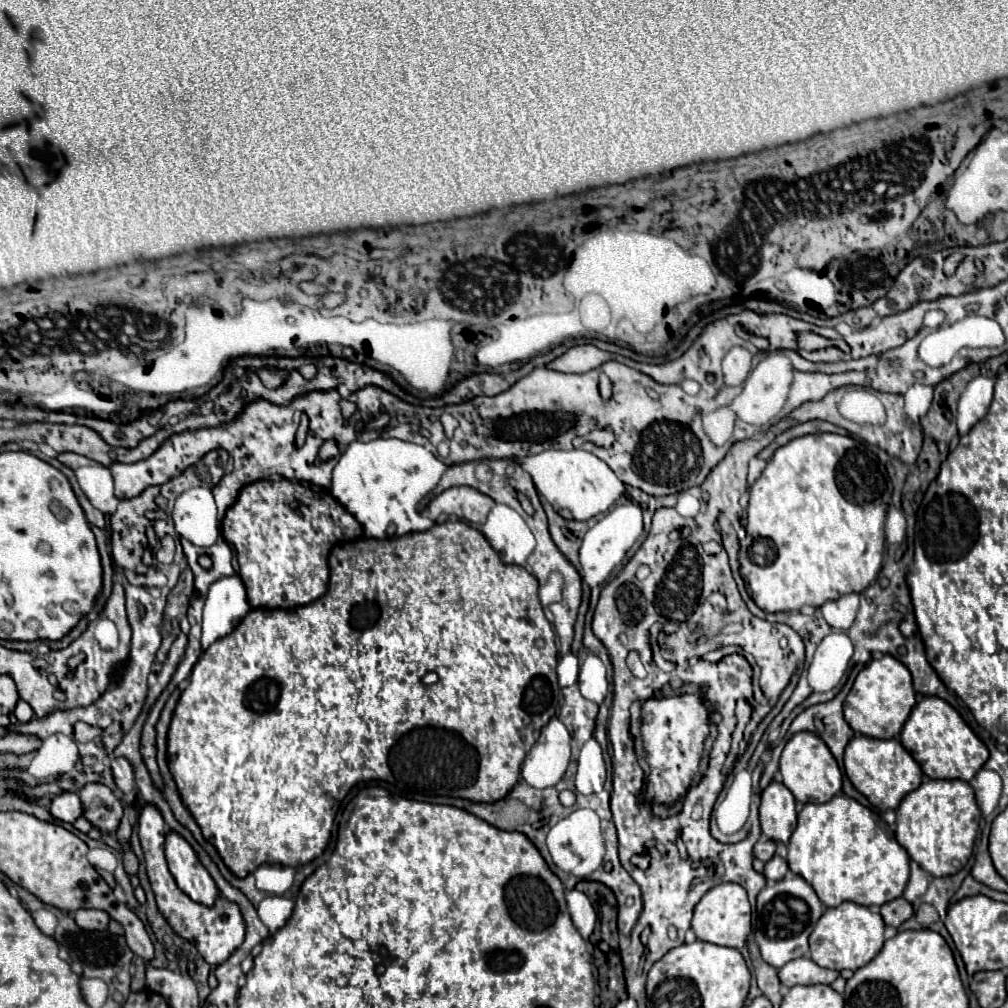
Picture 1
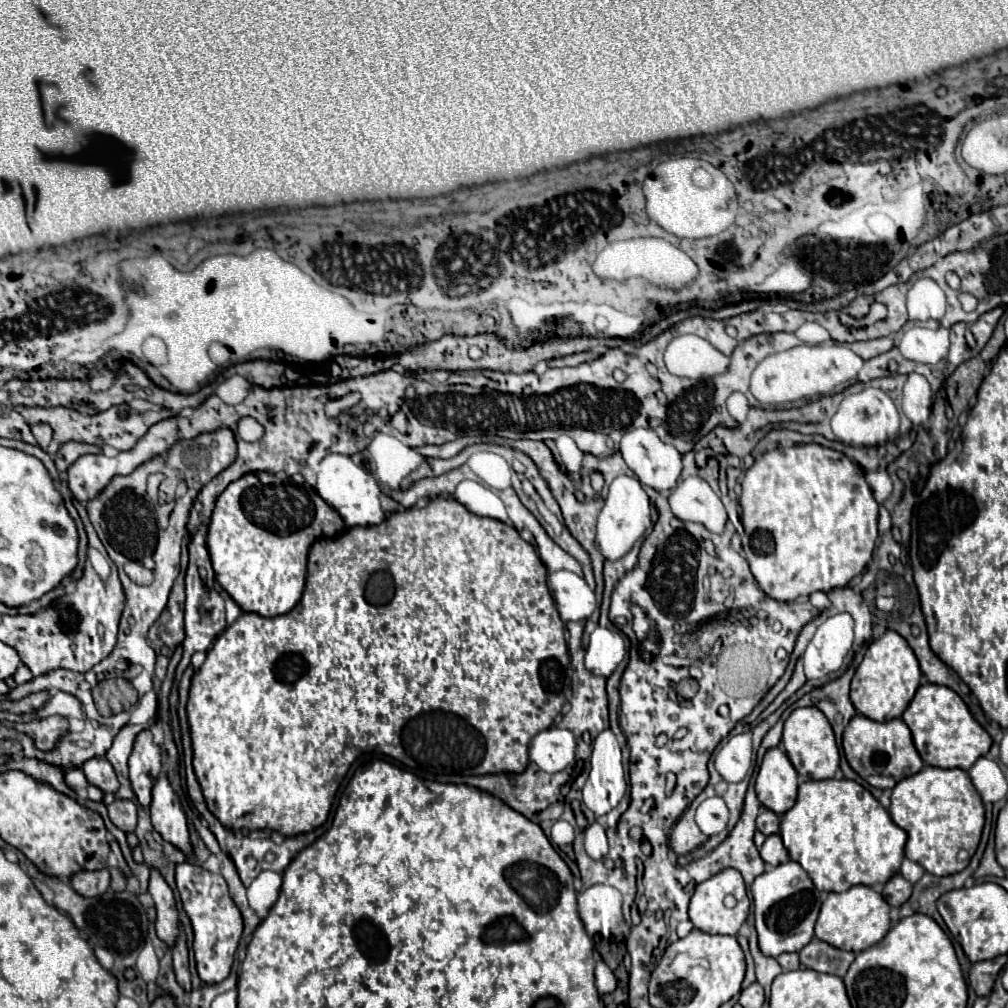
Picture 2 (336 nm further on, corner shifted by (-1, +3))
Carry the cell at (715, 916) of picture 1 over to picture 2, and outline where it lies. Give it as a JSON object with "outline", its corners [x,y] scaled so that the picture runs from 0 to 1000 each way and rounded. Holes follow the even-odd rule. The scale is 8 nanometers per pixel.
{"outline":[[[718,862],[718,864],[710,866],[710,868],[706,868],[704,872],[696,874],[694,878],[690,878],[688,888],[685,892],[685,914],[688,916],[690,922],[700,924],[700,926],[708,926],[708,928],[730,928],[732,922],[734,922],[734,918],[742,910],[742,902],[744,902],[744,894],[742,894],[742,888],[740,888],[740,878],[738,878],[736,868],[730,862]],[[722,886],[726,886],[732,892],[732,896]],[[720,888],[722,889],[720,890]],[[718,890],[720,890],[719,893]],[[729,898],[730,900],[728,900]],[[727,900],[728,902],[722,902]]]}

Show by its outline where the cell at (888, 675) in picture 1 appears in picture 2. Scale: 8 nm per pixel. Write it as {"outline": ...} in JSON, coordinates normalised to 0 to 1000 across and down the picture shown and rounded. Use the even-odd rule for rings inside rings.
{"outline":[[[881,624],[875,632],[865,636],[865,640],[861,642],[857,650],[857,656],[849,664],[847,674],[845,674],[843,693],[851,707],[877,717],[897,707],[897,703],[901,701],[901,697],[905,695],[913,680],[913,674],[915,674],[915,666],[913,666],[907,646],[903,644],[903,640],[899,638],[895,630]]]}

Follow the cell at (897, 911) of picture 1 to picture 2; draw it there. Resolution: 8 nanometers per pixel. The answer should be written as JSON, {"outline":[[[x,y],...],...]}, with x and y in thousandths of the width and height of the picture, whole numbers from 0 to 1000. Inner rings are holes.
{"outline":[[[889,866],[887,870],[883,870],[883,874],[879,874],[877,884],[875,884],[877,892],[885,900],[893,900],[895,896],[899,896],[901,890],[903,890],[903,886],[905,886],[905,876],[901,872],[897,872],[893,866]]]}

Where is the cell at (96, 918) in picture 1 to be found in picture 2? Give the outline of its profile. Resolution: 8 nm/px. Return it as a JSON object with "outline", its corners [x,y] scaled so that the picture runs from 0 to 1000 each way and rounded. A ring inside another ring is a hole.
{"outline":[[[97,862],[97,864],[77,864],[69,870],[71,880],[85,890],[95,890],[101,888],[107,878],[109,878],[109,866],[107,862]]]}

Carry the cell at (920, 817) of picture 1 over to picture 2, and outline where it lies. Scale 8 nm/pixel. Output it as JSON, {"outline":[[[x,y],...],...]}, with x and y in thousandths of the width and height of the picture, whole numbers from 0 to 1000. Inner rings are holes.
{"outline":[[[917,761],[909,769],[891,775],[885,783],[881,807],[901,826],[899,850],[931,870],[958,862],[970,842],[976,820],[974,793],[956,763]]]}

